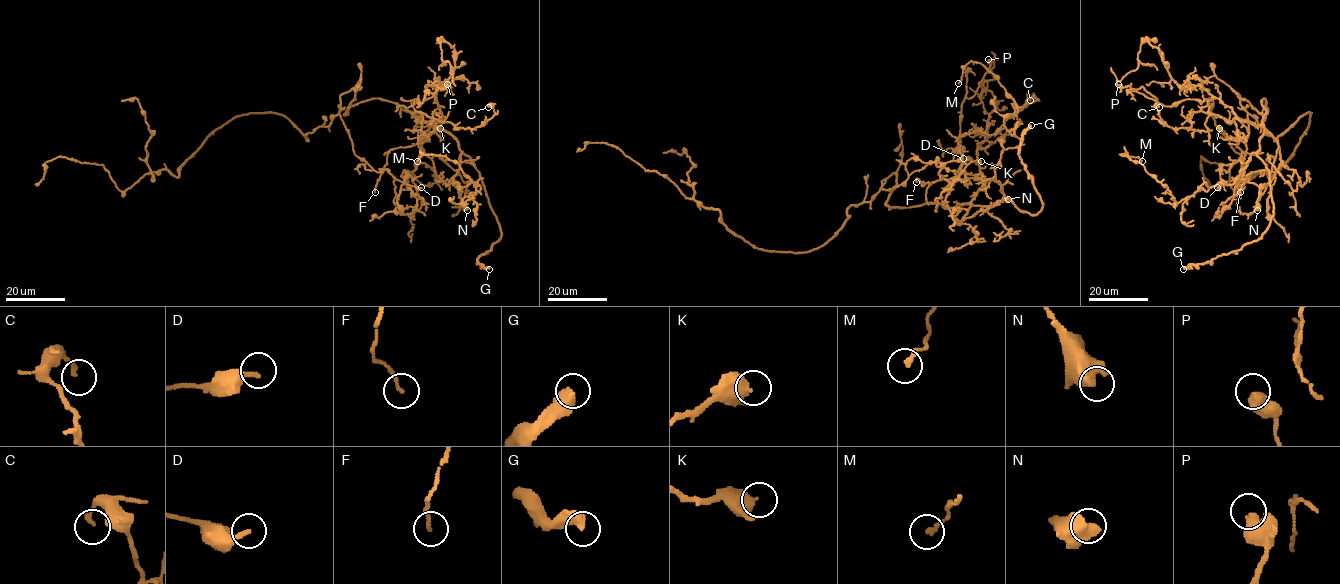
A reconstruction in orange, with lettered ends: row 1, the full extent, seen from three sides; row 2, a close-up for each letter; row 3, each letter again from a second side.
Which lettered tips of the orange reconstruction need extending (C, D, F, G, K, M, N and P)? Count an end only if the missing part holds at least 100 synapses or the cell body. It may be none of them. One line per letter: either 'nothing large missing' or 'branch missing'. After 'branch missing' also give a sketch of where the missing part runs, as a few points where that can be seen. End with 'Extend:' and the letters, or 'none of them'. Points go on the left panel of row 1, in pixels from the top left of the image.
C: nothing large missing
D: nothing large missing
F: nothing large missing
G: branch missing | (489, 269), (500, 278), (497, 297), (500, 304)
K: nothing large missing
M: nothing large missing
N: nothing large missing
P: nothing large missing
Extend: G

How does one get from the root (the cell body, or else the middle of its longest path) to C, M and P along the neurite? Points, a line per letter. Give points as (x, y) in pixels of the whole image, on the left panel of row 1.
C: (340, 96), (354, 89), (344, 114), (379, 98), (464, 128), (489, 119), (488, 107)
M: (340, 96), (446, 130), (453, 184), (480, 189), (463, 203), (456, 162), (417, 161)
P: (340, 96), (354, 89), (344, 114), (379, 98), (432, 125), (442, 118), (420, 122), (414, 99), (447, 84)

